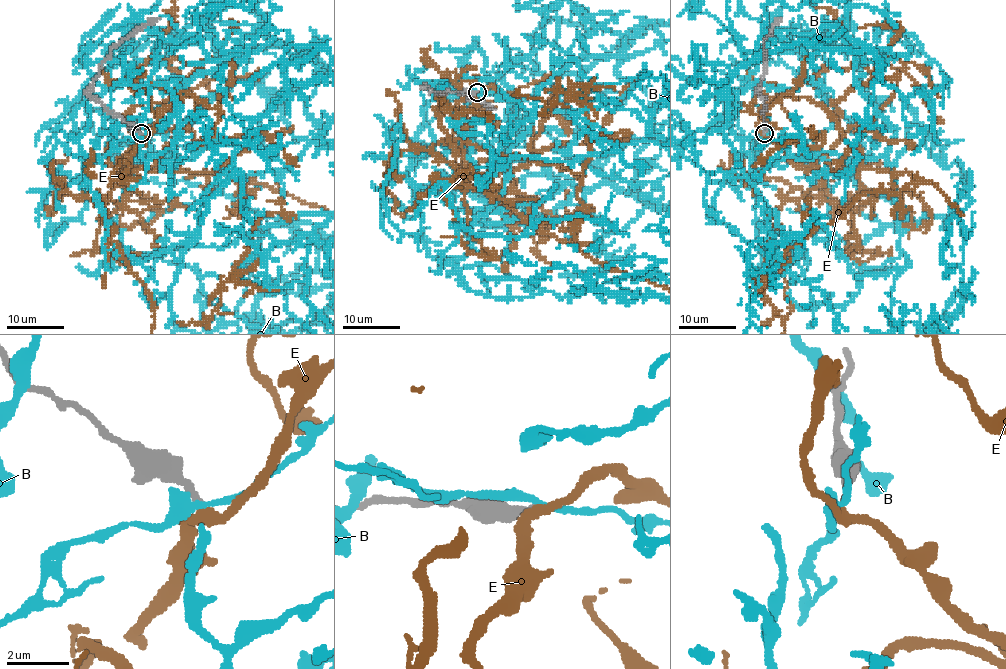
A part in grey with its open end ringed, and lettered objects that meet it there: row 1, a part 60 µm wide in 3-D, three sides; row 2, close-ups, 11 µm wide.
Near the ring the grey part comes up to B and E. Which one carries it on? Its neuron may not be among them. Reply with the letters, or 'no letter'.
E

